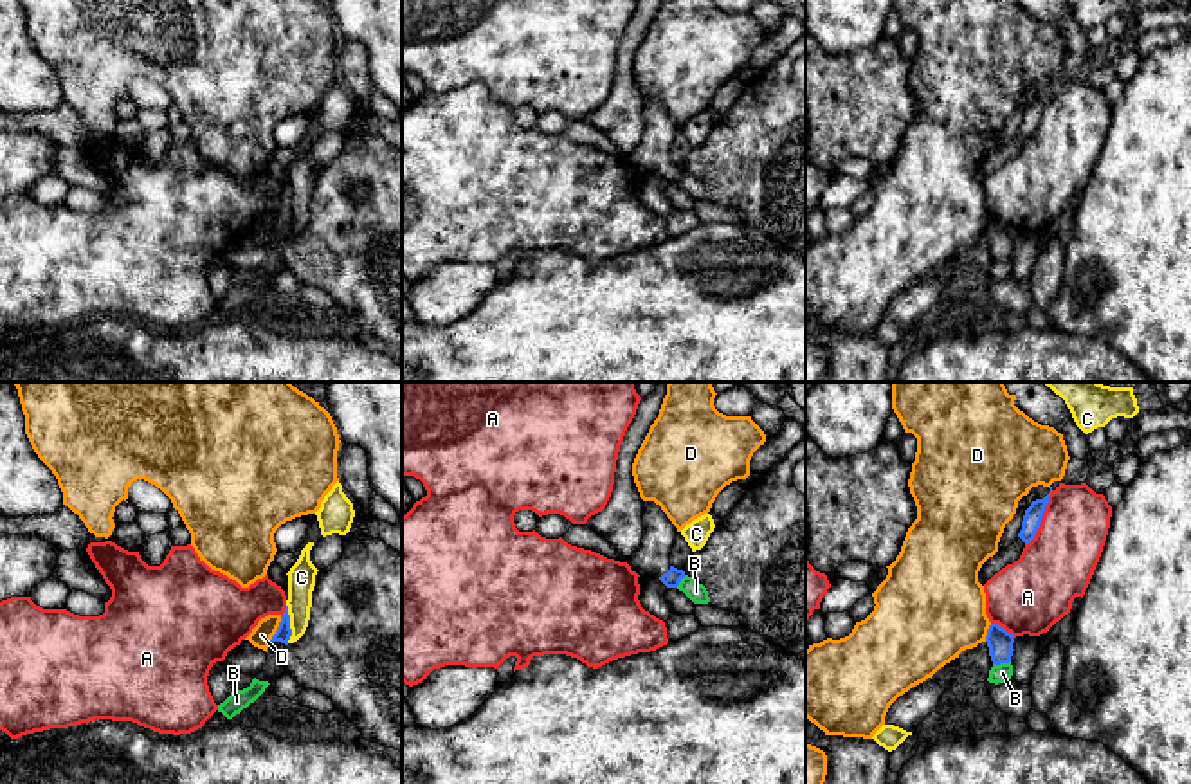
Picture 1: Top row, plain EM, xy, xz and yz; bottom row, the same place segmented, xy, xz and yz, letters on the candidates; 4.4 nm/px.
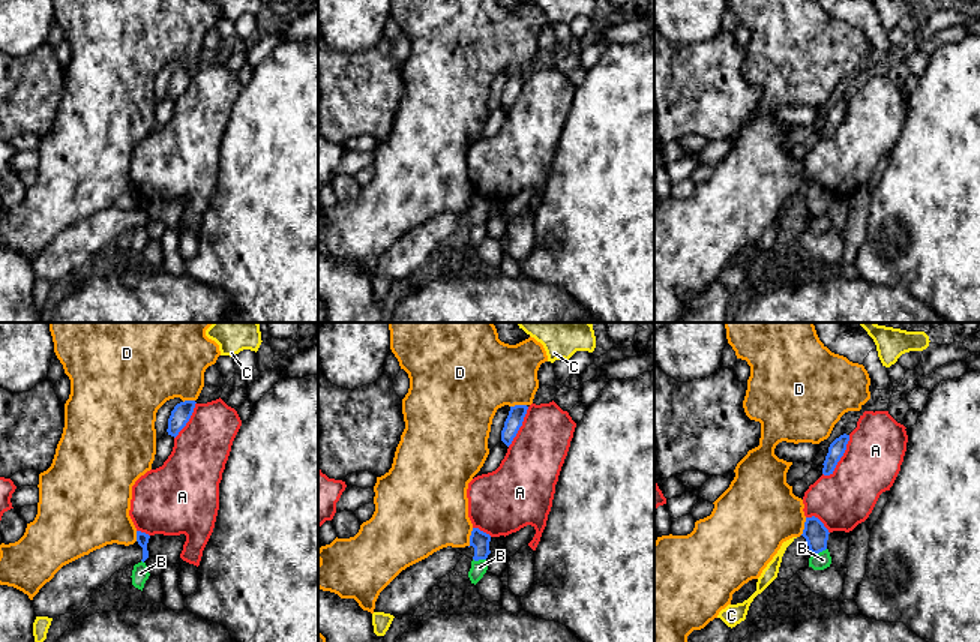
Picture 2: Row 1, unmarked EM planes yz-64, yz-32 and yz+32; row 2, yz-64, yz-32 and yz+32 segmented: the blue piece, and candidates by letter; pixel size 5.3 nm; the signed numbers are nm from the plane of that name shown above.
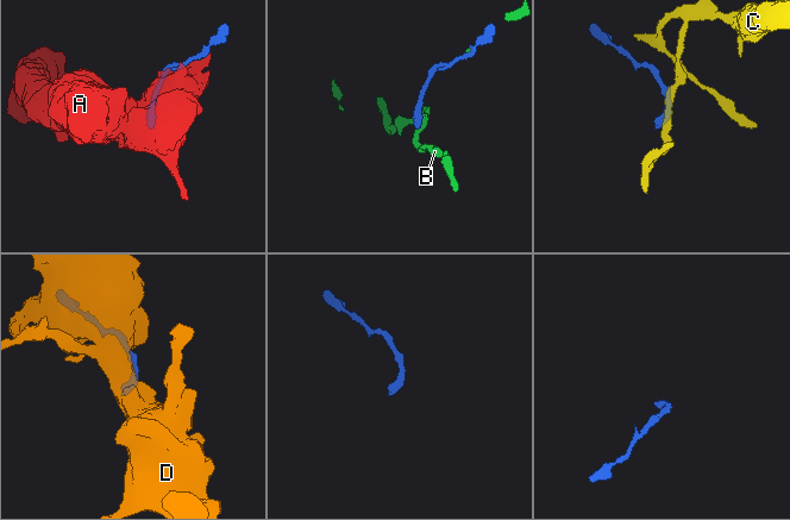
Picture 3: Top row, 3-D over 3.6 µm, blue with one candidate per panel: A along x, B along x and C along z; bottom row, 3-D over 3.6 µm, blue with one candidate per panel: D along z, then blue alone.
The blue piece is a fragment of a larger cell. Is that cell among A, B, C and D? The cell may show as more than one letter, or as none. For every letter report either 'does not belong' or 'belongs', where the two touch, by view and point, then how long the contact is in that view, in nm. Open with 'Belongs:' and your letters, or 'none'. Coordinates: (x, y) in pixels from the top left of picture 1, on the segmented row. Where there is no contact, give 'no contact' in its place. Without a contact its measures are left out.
Belongs: none
A: does not belong; meets blue in yz at (1042, 516); contact 280 nm long
B: does not belong; meets blue in yz at (1000, 662); contact 80 nm long
C: does not belong; meets blue in xy at (289, 624); contact 180 nm long
D: does not belong; meets blue in xy at (278, 629); contact 130 nm long

